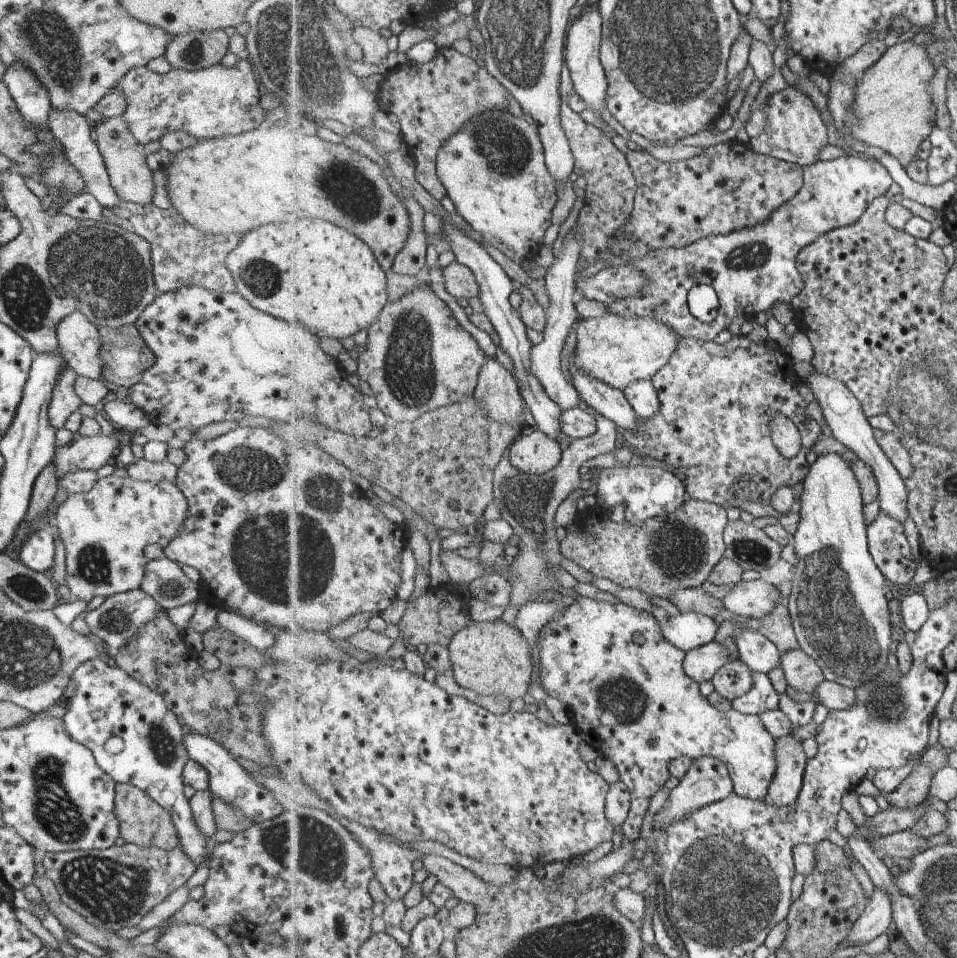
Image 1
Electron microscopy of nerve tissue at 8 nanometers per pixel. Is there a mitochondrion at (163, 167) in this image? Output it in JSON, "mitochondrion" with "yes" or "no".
{"mitochondrion":"no"}

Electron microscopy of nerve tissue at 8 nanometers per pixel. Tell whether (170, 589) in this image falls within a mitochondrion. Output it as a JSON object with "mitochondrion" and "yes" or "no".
{"mitochondrion":"yes"}

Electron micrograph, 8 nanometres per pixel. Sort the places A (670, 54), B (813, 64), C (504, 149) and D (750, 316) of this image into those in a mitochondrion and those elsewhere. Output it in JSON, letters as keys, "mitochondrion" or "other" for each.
{"A":"mitochondrion","B":"other","C":"mitochondrion","D":"other"}

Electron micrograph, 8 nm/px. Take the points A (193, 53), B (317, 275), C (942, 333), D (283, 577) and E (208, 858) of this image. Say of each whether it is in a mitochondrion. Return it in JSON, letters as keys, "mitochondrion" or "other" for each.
{"A":"mitochondrion","B":"other","C":"other","D":"mitochondrion","E":"other"}

